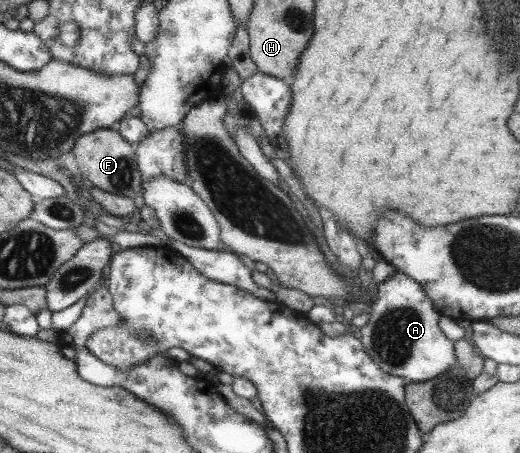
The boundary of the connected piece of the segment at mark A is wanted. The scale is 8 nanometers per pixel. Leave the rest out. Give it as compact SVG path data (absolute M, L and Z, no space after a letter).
M402 273L388 275L377 283L376 300L372 303L369 319L359 327L359 342L376 366L406 383L430 381L456 365L453 341L446 339L437 321L439 314L416 281Z

